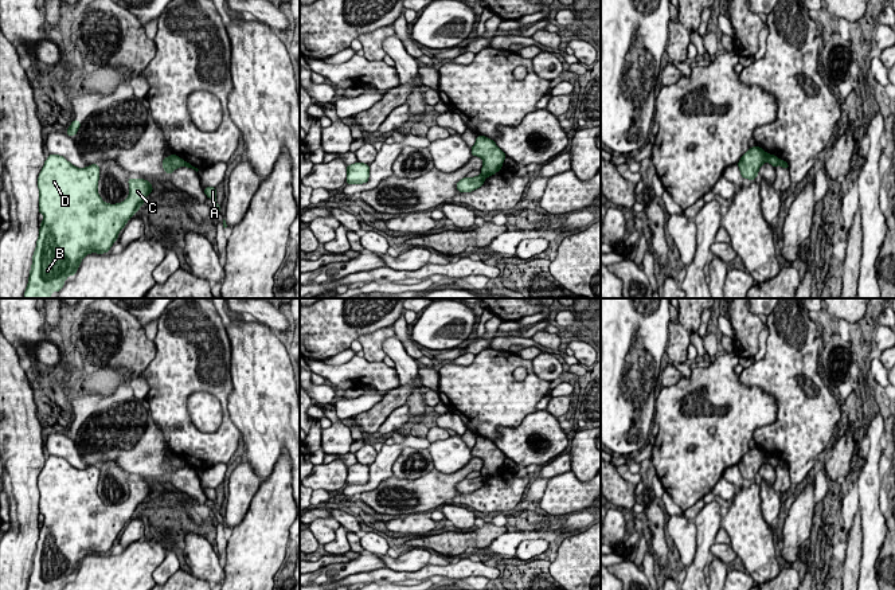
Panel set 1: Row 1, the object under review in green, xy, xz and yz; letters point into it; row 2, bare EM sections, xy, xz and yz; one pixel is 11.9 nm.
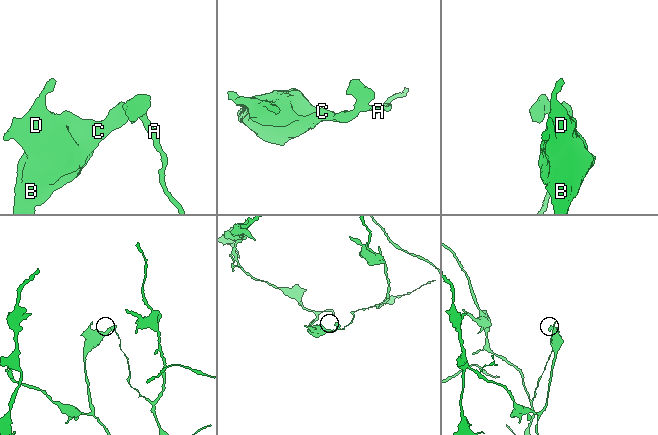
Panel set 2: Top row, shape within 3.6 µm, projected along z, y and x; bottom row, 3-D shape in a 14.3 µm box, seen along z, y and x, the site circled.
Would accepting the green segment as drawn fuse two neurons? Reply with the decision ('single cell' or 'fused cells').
fused cells

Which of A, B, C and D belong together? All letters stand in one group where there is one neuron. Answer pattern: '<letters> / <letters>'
A / B C D

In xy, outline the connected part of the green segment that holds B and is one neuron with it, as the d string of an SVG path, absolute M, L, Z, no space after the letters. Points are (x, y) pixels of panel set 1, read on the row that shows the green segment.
M50 155L38 177L39 212L44 216L32 257L24 298L50 298L59 292L69 276L75 274L83 257L108 253L118 233L153 192L151 181L129 177L129 196L117 204L105 203L98 195L99 165L77 168L63 156Z

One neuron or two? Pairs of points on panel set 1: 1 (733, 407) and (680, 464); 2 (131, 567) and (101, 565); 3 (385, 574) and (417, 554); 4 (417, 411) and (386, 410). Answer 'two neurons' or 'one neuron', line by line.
1: one neuron
2: one neuron
3: two neurons
4: two neurons

